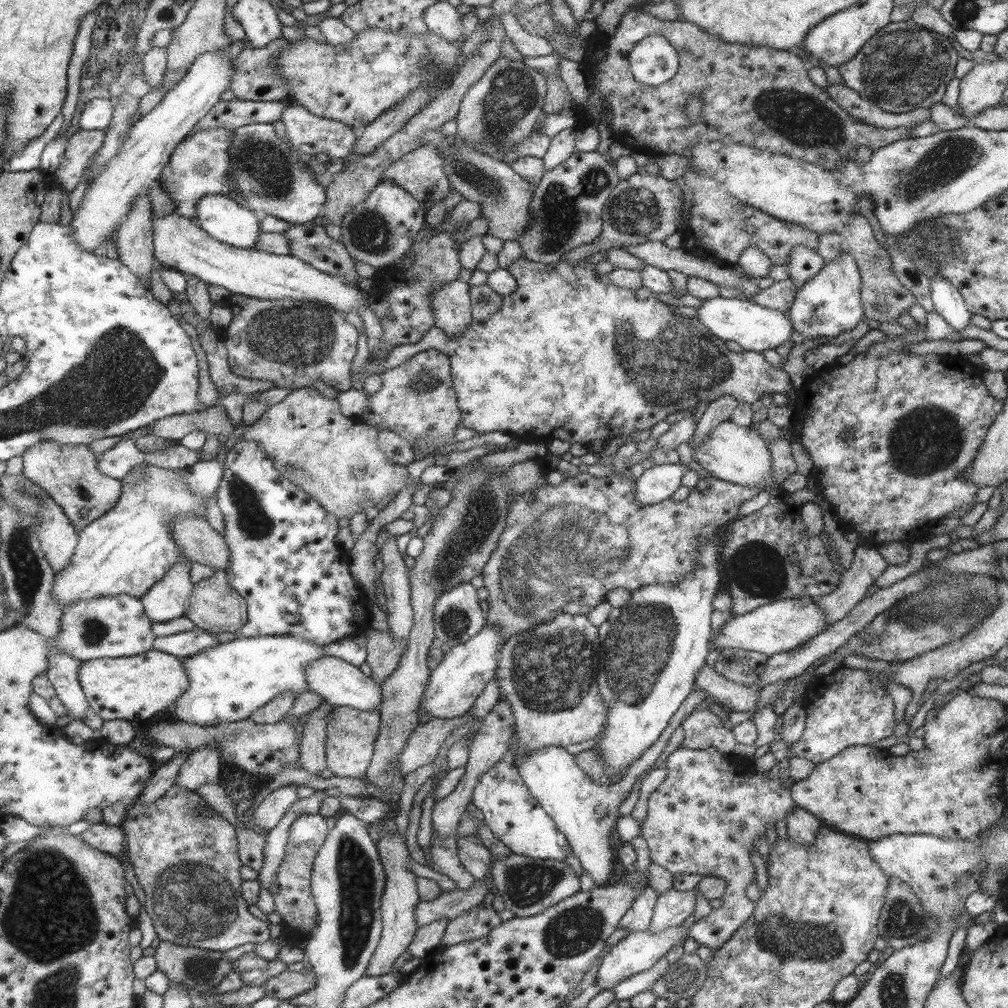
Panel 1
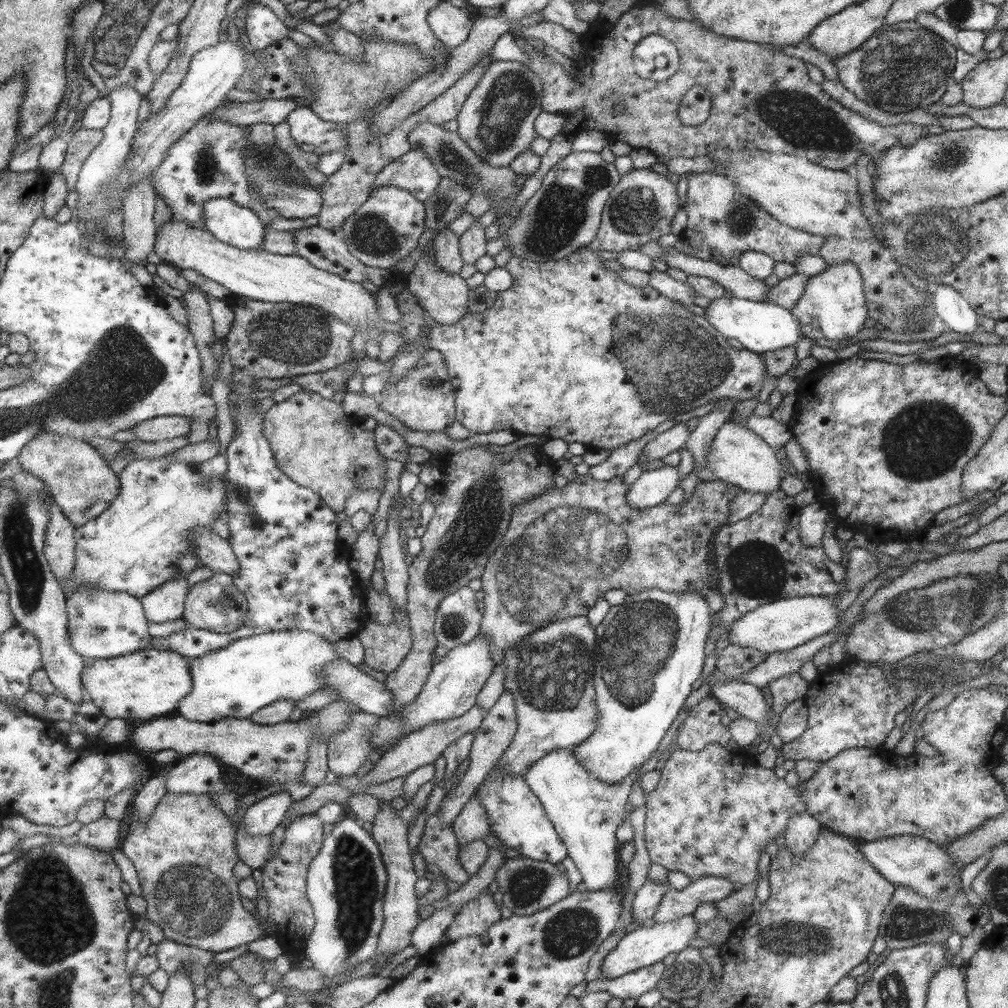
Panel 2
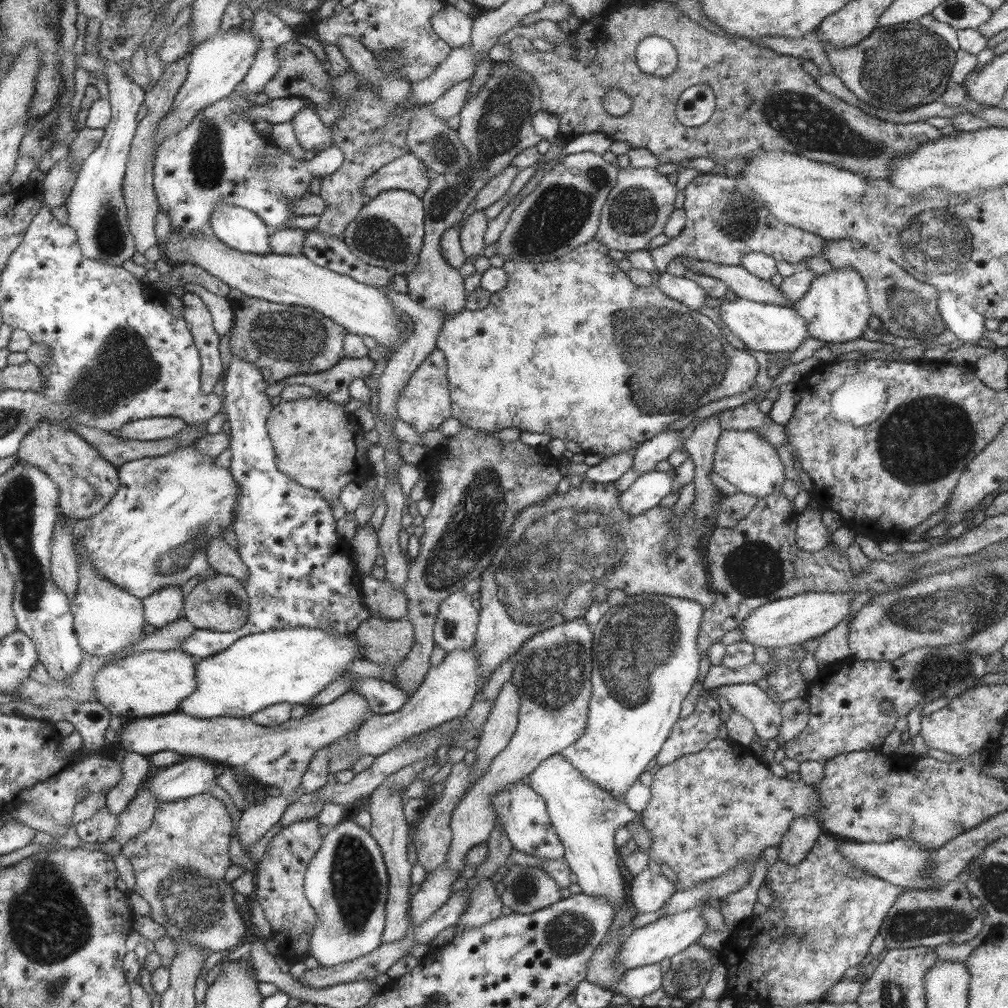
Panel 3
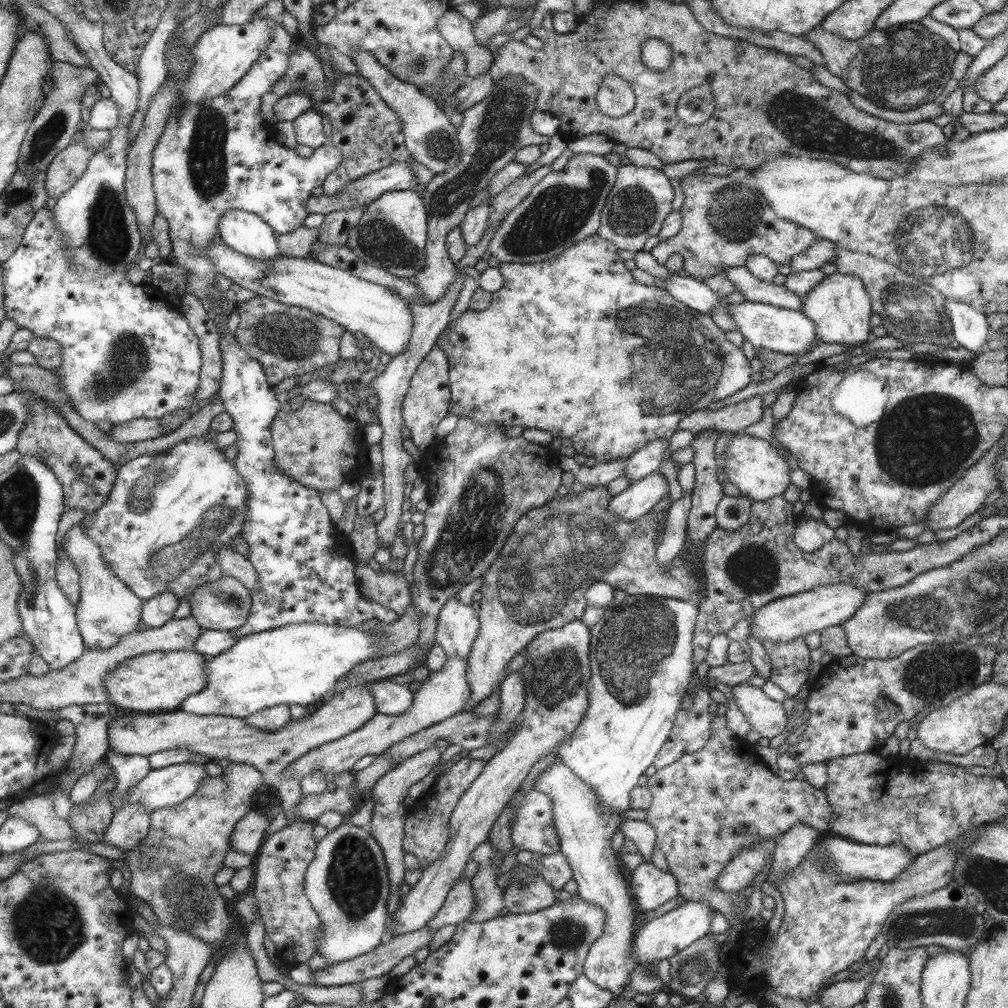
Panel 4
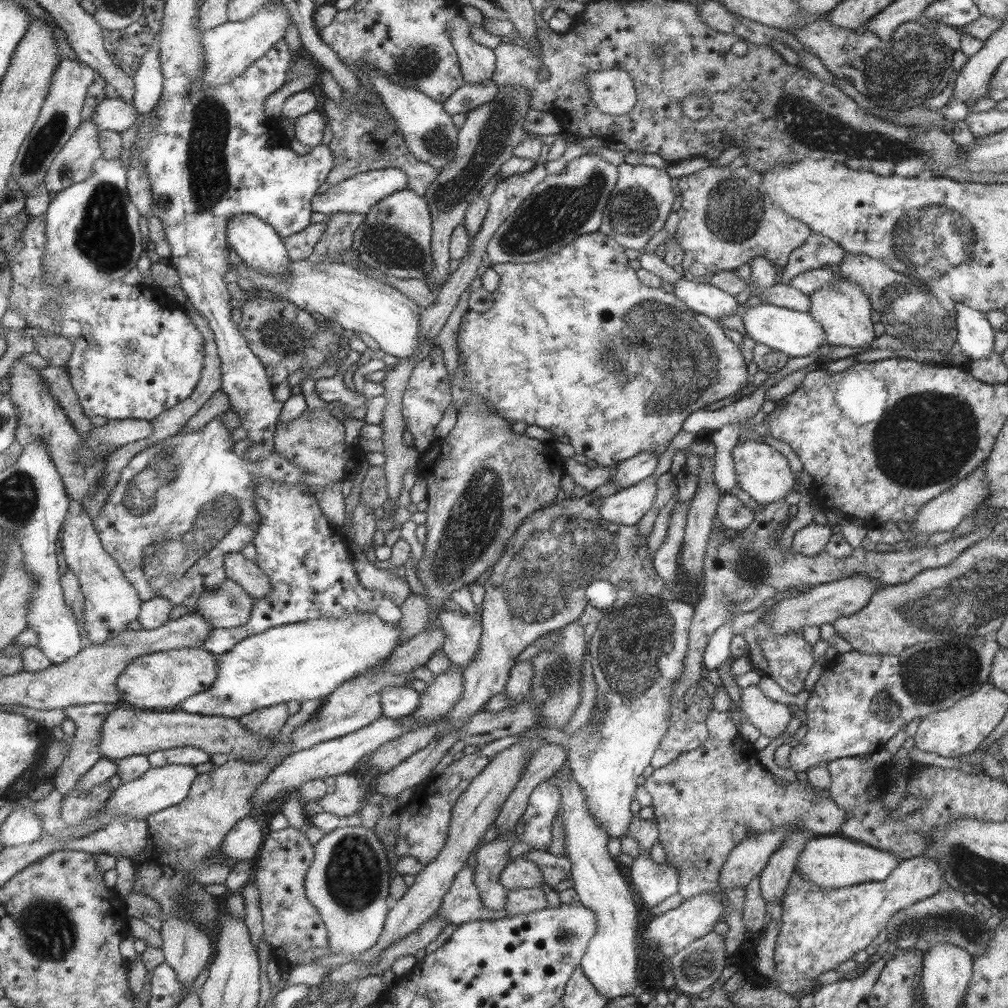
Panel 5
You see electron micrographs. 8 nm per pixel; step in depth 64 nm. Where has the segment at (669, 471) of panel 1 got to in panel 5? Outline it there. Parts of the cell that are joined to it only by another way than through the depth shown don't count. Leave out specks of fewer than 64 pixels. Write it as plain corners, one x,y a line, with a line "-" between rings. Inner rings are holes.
652,476
629,488
615,491
602,499
600,516
605,522
613,524
635,525
649,510
653,497
657,493
656,479

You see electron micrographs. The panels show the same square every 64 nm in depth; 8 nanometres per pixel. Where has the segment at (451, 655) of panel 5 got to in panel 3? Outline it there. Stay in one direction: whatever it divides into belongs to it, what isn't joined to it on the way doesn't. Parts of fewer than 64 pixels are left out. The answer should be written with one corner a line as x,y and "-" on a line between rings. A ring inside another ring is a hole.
461,589
449,594
444,602
441,602
432,635
437,646
441,647
445,653
463,650
463,648
471,648
474,643
477,625
477,610
471,606
471,596

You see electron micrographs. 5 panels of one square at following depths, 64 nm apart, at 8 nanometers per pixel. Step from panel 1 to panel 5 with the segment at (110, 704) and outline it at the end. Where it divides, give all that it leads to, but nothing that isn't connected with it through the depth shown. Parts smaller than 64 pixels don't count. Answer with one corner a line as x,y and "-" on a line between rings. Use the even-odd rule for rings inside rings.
202,647
152,652
133,658
118,679
119,695
132,708
159,711
159,708
173,708
185,698
203,692
212,686
218,676
216,657

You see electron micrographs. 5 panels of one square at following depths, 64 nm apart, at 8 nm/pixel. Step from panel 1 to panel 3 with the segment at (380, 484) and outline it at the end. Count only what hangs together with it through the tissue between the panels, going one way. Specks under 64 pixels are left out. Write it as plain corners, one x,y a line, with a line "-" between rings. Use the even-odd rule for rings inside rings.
318,397
299,398
291,401
281,401
277,406
272,406
272,412
267,419
268,435
272,442
272,450
275,452
276,467
300,486
309,487
317,491
329,505
335,505
339,501
341,486
347,482
359,478
365,474
367,464
367,444
363,440
363,432
359,430
357,422
351,416
345,416
343,409
326,398

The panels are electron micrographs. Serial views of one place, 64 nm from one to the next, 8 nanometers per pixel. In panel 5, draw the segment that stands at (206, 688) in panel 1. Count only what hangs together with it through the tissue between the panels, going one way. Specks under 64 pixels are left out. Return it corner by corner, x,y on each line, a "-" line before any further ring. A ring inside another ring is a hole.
357,613
345,619
316,618
273,627
264,633
252,634
233,645
225,654
217,655
218,676
203,692
181,701
181,710
201,716
221,716
237,718
253,711
295,700
301,704
305,700
323,700
342,683
385,660
387,654
396,648
399,640
397,623
385,623
375,613

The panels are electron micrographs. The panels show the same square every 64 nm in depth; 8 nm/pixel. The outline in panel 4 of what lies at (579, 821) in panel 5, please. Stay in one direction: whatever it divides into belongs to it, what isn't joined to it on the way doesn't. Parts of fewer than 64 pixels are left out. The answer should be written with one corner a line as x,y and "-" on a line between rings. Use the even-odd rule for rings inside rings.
559,759
541,770
533,788
551,798
553,826
559,836
560,853
565,857
577,885
576,895
604,913
603,934
589,950
583,973
597,986
617,996
627,988
629,974
635,969
635,962
631,958
631,926
635,916
631,896
627,896
627,882
617,870
611,834
616,832
623,819
645,820
645,810
625,810
621,814
613,814
609,808
597,802
597,794
593,794
593,790
589,790
589,786
581,782

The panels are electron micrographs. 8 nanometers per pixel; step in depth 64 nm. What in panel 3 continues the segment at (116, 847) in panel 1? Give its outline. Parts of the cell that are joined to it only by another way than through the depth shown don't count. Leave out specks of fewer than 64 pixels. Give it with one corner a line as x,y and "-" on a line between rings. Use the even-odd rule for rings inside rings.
105,805
92,817
78,823
76,832
82,842
107,842
107,840
113,840
117,825
119,825
118,817

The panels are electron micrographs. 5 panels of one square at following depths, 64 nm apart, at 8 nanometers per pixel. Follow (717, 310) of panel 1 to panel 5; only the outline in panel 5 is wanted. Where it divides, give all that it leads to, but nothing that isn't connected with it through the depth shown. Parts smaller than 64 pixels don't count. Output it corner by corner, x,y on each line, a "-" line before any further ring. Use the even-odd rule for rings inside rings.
771,303
754,306
739,306
740,319
745,333
755,343
768,346
772,350
781,351
789,358
809,356
825,342
825,333
812,315
806,312
795,311
785,307
778,307

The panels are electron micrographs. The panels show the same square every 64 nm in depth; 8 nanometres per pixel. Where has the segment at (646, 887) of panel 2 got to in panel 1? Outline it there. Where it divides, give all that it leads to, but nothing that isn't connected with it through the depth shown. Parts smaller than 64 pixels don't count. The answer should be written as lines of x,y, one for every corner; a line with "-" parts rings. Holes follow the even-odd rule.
644,888
635,898
631,907
623,914
618,928
628,929
629,934
648,930
654,905
656,904
655,890

